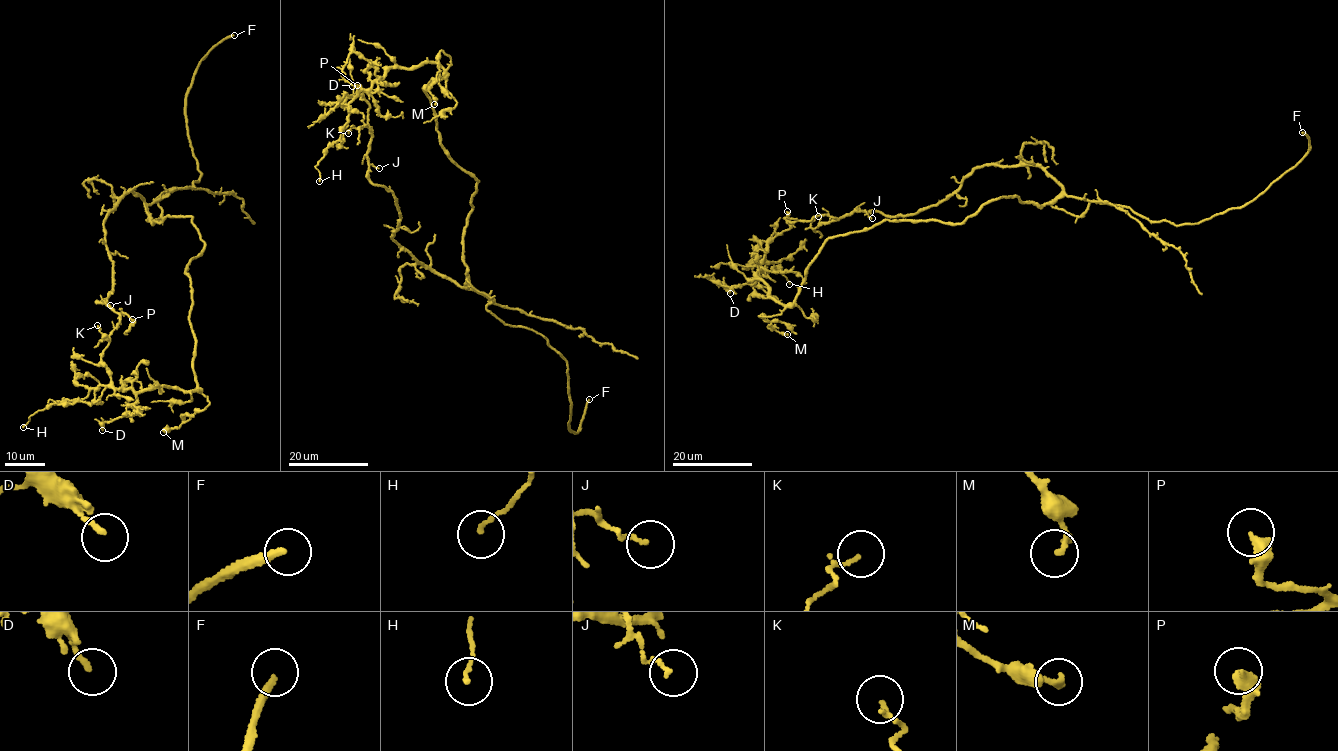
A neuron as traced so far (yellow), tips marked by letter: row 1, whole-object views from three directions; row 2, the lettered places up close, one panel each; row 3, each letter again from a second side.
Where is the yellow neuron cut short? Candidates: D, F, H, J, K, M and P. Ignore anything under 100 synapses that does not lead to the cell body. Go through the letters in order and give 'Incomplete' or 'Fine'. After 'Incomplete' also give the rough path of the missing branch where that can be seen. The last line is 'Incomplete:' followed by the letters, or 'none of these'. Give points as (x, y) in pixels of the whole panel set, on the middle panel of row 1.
D: Fine
F: Incomplete
H: Fine
J: Fine
K: Fine
M: Fine
P: Fine
Incomplete: F

